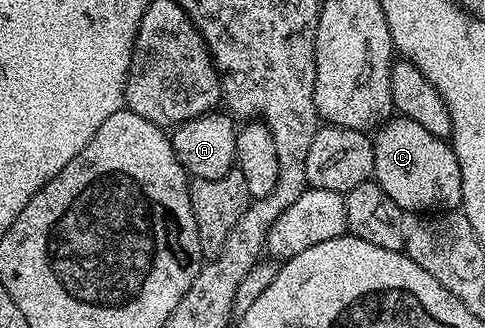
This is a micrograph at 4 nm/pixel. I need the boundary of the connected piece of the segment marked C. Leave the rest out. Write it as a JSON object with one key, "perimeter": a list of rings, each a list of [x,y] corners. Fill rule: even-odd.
{"perimeter":[[[394,115],[376,130],[373,150],[373,177],[377,185],[383,187],[383,191],[387,191],[387,195],[391,195],[391,199],[395,199],[406,214],[425,215],[430,211],[461,209],[463,179],[459,159],[455,159],[453,146],[446,138],[431,135],[431,131],[423,131],[419,123]]]}

